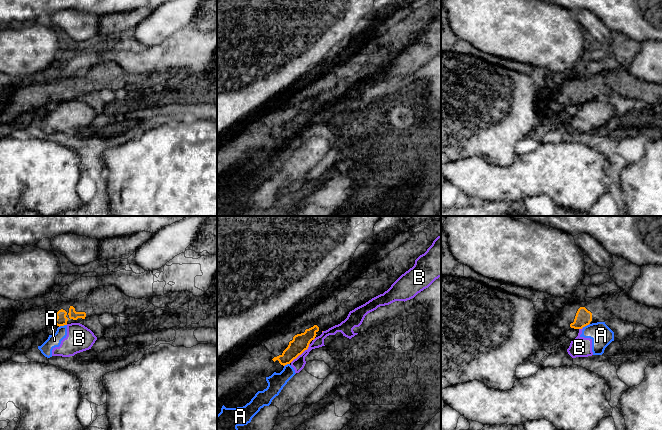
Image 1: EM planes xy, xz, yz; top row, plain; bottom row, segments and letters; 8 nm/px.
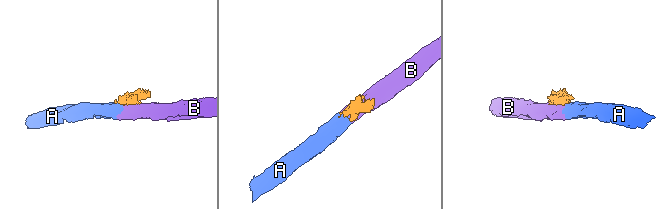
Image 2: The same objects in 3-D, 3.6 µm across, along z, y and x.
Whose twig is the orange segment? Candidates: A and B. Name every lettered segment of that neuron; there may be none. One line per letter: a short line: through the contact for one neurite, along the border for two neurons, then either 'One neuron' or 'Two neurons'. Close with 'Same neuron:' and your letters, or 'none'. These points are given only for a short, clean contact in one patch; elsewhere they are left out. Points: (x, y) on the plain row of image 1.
A: Line: xy (66, 100), (59, 103). Two neurons
B: Line: xz (309, 119), (309, 122), (290, 138). Two neurons
Same neuron: none

